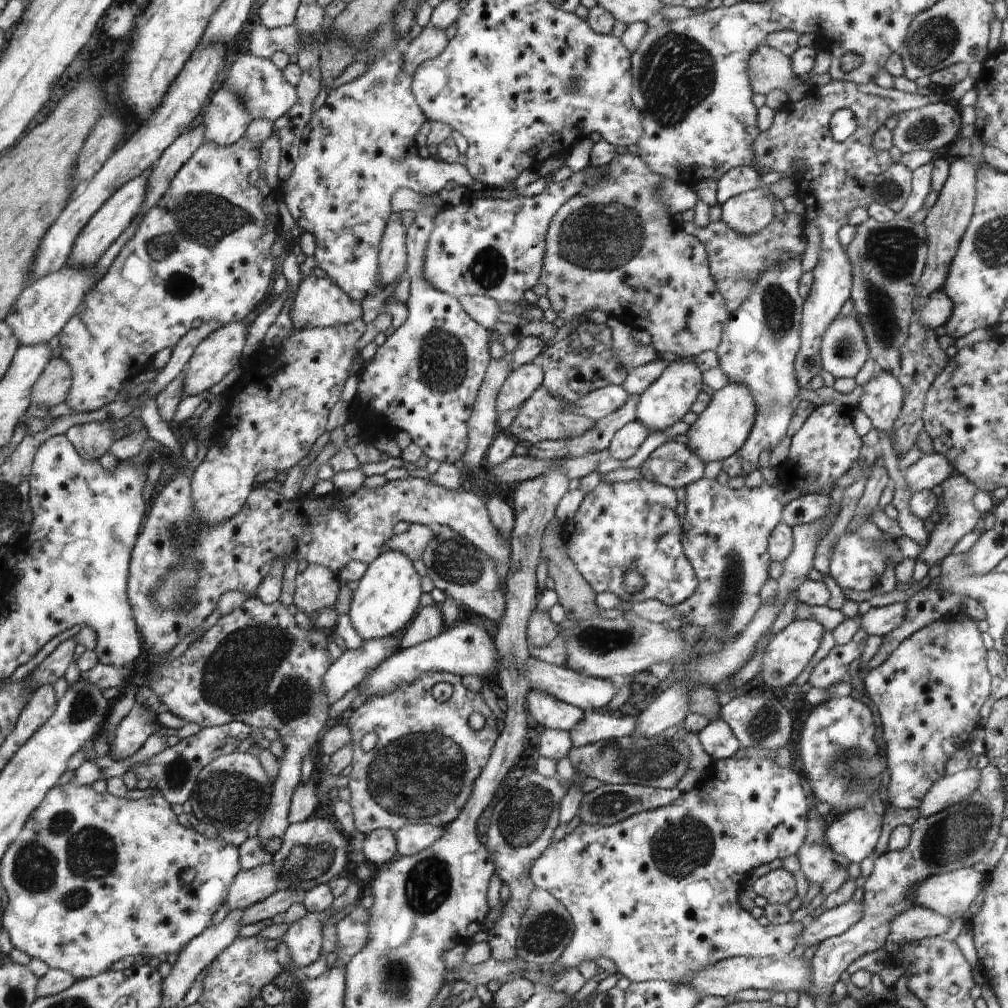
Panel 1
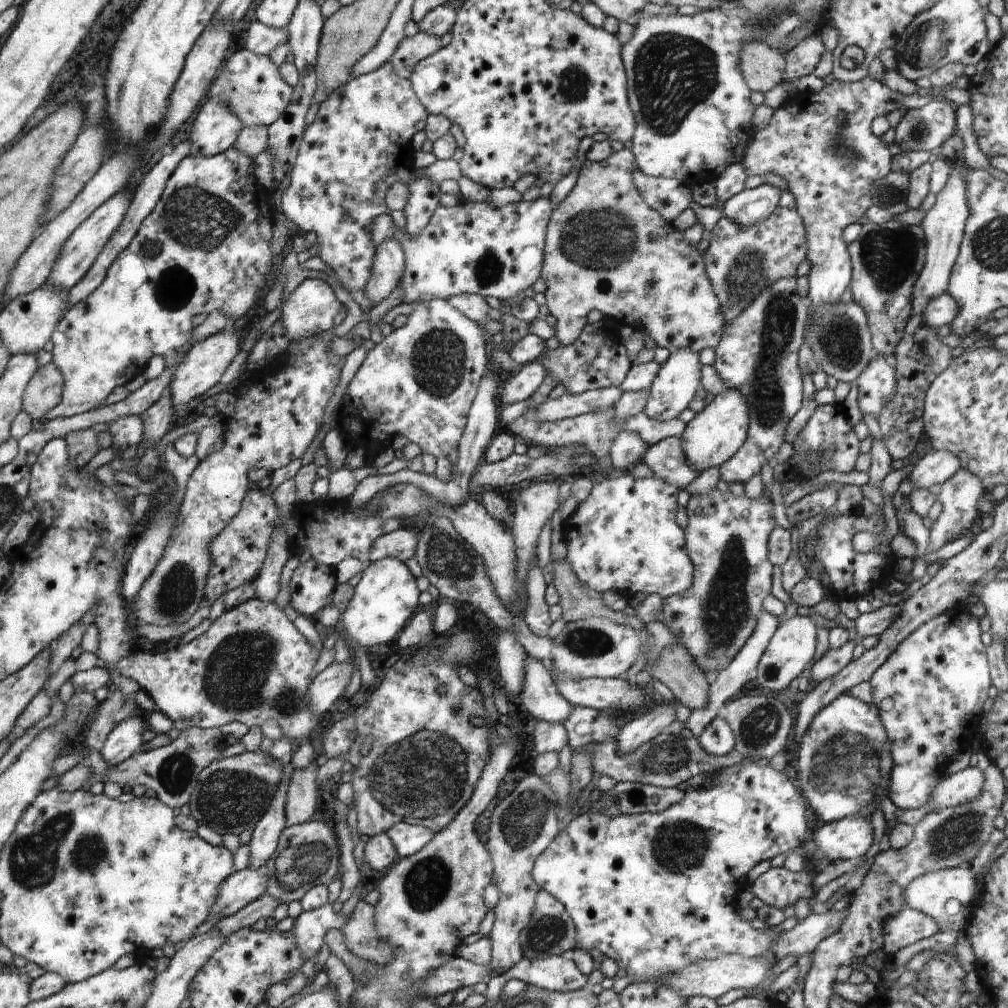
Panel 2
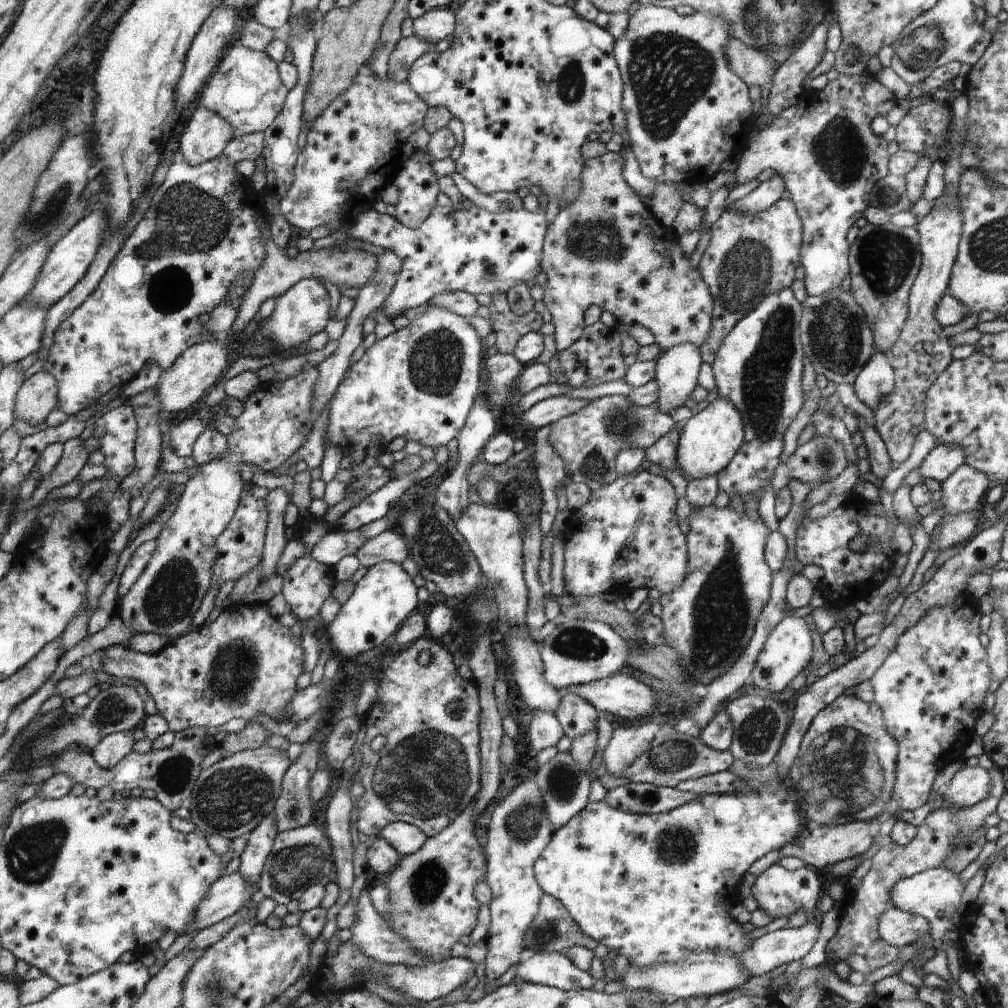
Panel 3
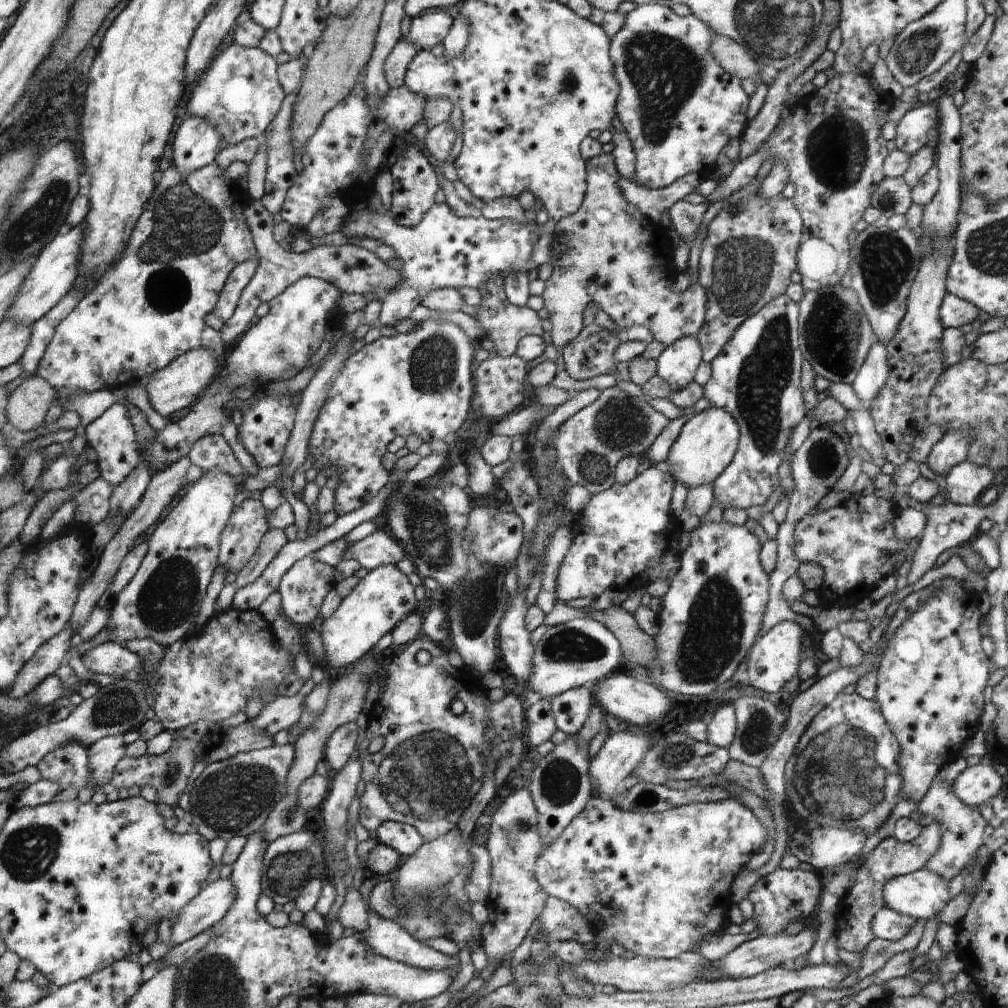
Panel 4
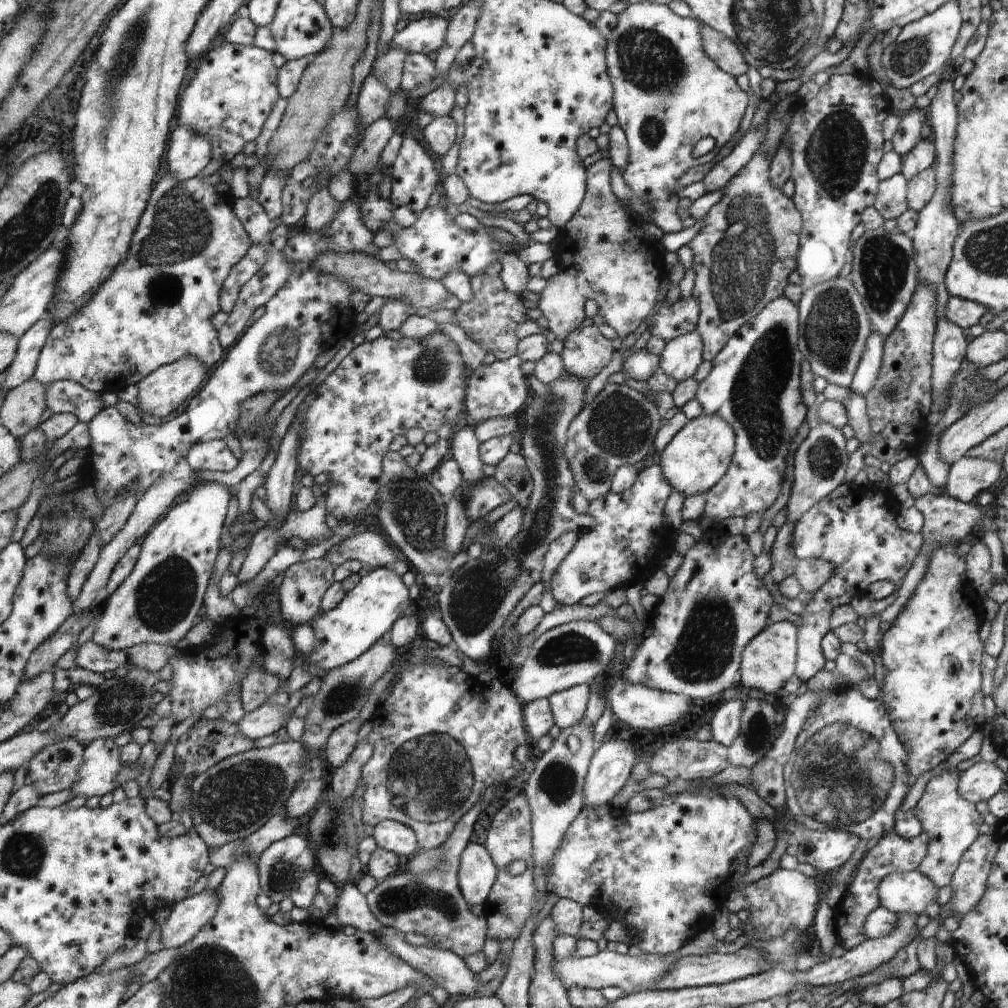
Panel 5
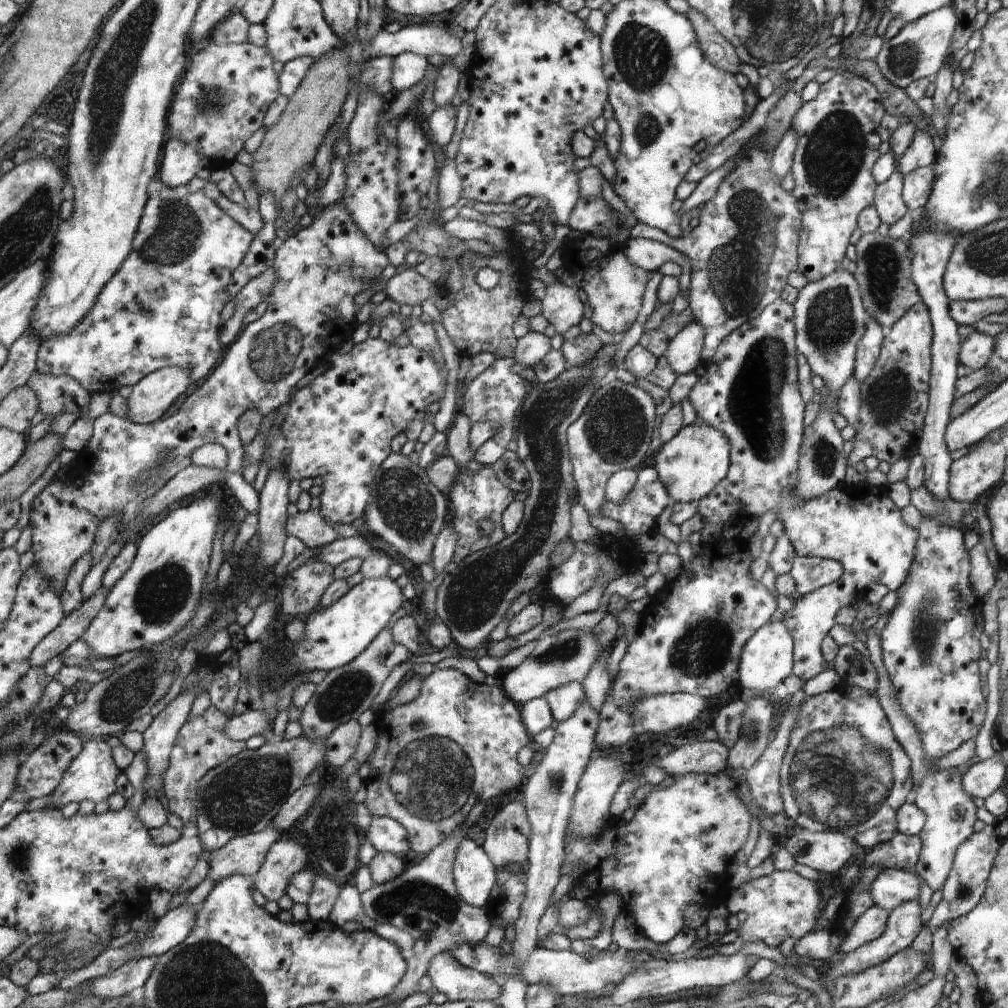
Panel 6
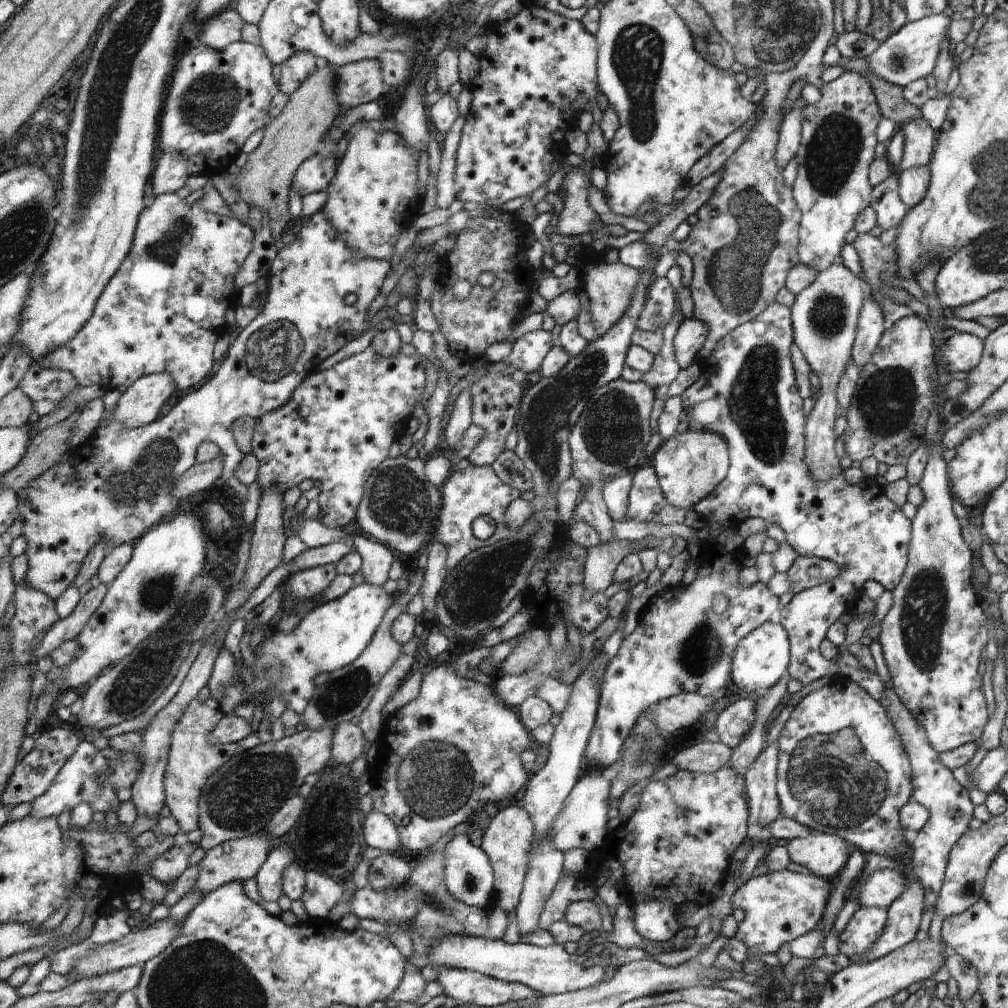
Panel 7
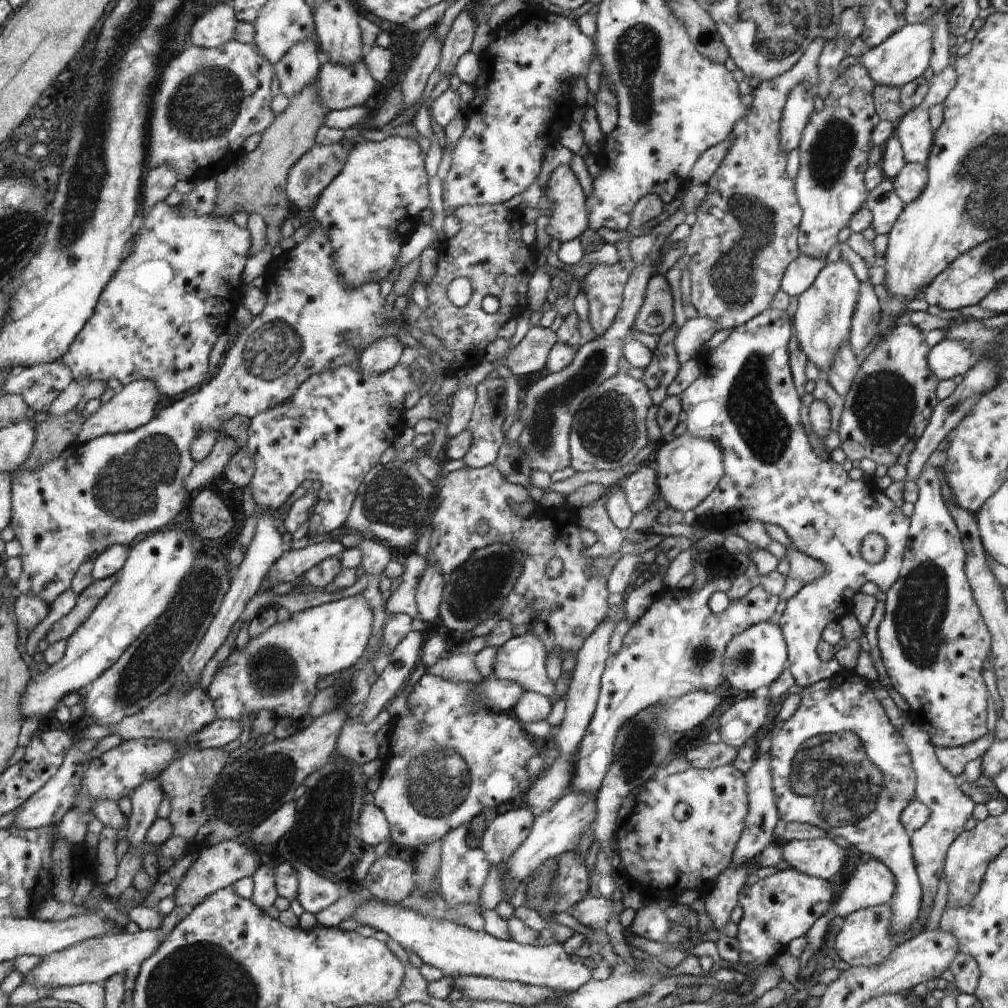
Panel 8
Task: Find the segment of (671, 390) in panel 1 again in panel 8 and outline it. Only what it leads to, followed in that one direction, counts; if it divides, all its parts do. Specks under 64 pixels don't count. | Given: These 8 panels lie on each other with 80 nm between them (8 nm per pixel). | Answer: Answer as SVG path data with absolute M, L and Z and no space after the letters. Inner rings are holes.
M706 317L688 319L675 338L675 349L680 364L695 358L712 335L720 330L716 321Z

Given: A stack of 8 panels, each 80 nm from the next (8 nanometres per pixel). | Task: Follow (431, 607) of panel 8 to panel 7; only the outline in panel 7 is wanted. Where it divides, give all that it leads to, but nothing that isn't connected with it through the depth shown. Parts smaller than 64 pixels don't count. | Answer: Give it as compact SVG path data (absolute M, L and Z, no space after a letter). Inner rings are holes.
M435 540L429 545L427 564L423 572L423 583L419 591L426 598L437 598L448 571L445 565L445 546L435 542Z

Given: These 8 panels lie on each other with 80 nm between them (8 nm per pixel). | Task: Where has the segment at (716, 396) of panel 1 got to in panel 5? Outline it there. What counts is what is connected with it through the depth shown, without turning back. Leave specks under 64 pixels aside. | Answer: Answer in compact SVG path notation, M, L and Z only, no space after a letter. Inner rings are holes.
M702 412L690 420L662 450L659 466L665 472L674 491L680 492L684 497L703 494L713 489L728 473L735 442L736 434L730 422L724 422L716 414Z

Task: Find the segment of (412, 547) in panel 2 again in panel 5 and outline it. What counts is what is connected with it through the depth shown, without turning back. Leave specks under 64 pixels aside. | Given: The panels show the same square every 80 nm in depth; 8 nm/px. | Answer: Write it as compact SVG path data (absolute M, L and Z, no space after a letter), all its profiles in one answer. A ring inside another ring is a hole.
M366 531L346 538L328 550L325 558L334 566L348 560L358 560L362 565L376 569L393 566L399 560L394 551L398 551L390 542L376 532Z

